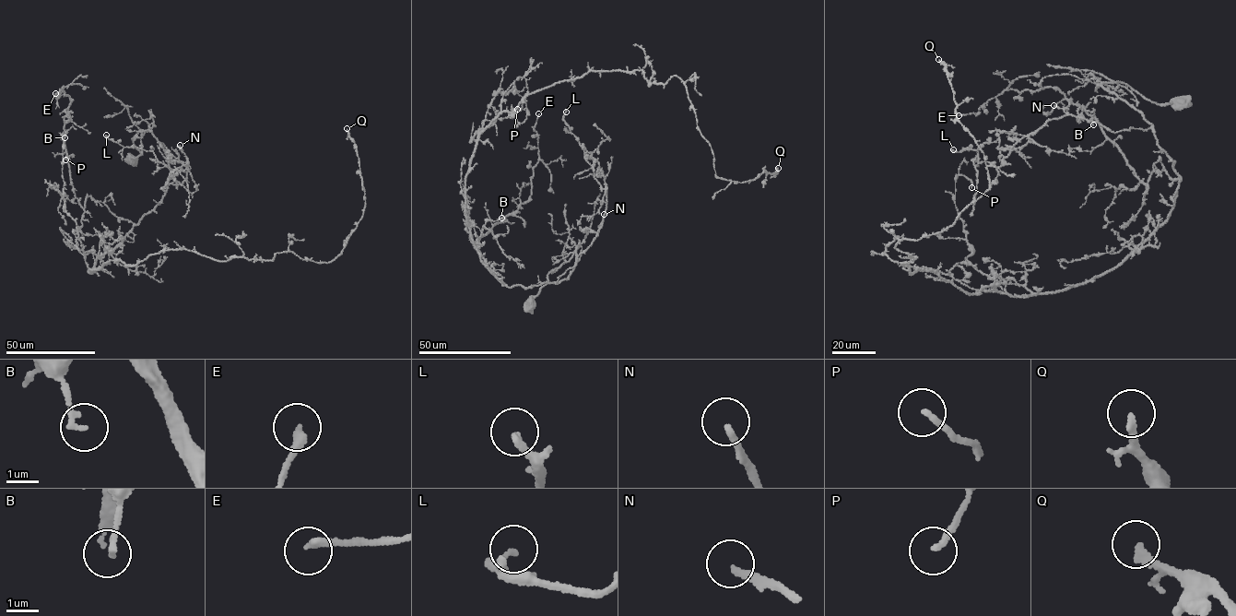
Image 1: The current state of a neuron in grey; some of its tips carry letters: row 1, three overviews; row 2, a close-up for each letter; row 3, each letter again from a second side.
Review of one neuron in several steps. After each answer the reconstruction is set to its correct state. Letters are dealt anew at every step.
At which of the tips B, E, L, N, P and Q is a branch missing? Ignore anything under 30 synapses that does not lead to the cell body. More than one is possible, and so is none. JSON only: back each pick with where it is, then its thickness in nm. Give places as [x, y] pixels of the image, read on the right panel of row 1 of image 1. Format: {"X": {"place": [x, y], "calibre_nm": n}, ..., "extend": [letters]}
{"N": {"place": [1053, 105], "calibre_nm": 220}, "Q": {"place": [938, 59], "calibre_nm": 180}, "extend": ["N", "Q"]}

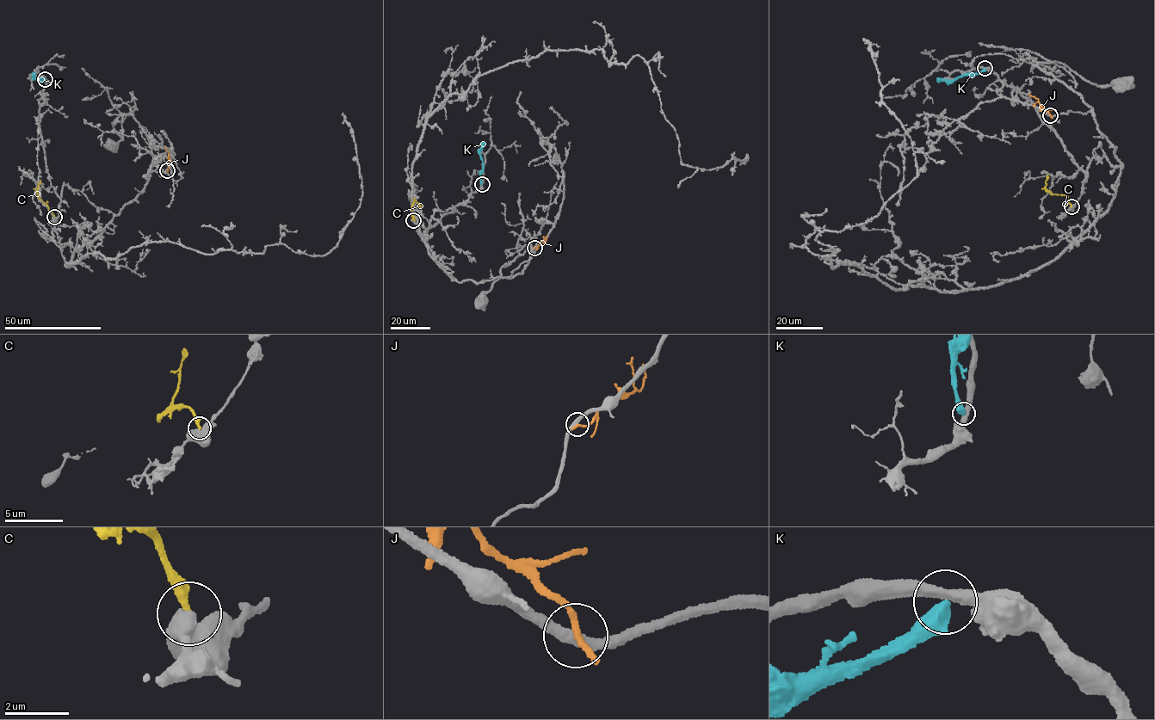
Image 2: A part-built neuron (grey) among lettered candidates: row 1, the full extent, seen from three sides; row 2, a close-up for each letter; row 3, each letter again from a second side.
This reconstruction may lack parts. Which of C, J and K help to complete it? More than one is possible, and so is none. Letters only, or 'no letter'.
no letter

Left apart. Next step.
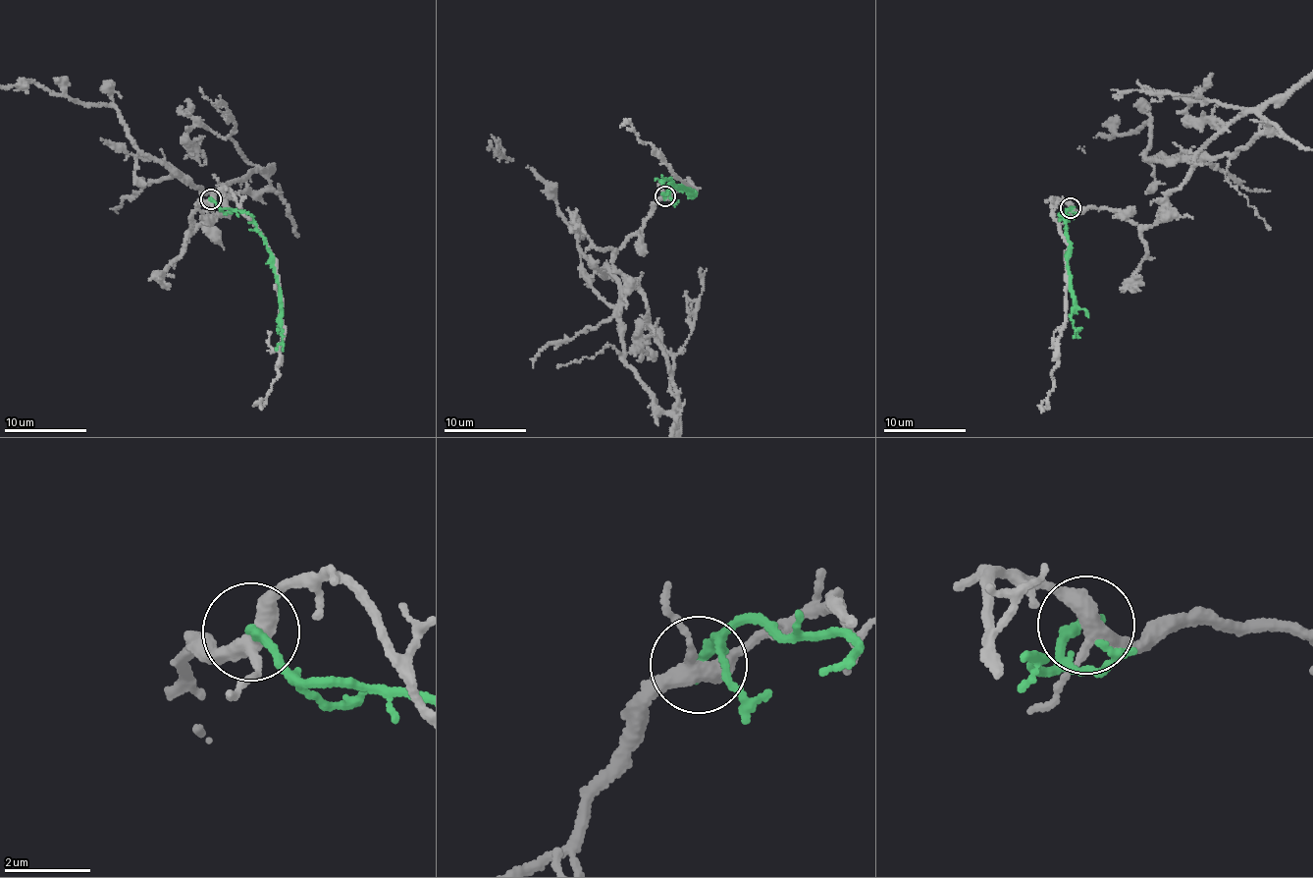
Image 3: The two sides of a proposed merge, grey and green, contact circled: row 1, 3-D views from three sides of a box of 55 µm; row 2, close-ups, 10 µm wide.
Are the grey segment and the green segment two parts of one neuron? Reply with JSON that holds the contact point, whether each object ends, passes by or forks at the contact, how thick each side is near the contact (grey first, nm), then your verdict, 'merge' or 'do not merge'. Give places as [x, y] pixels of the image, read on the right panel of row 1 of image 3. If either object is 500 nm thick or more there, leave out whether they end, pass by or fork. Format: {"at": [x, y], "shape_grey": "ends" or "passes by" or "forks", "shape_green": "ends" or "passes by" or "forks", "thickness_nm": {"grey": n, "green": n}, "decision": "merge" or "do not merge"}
{"at": [1071, 208], "shape_grey": "forks", "shape_green": "ends", "thickness_nm": {"grey": 360, "green": 240}, "decision": "do not merge"}

